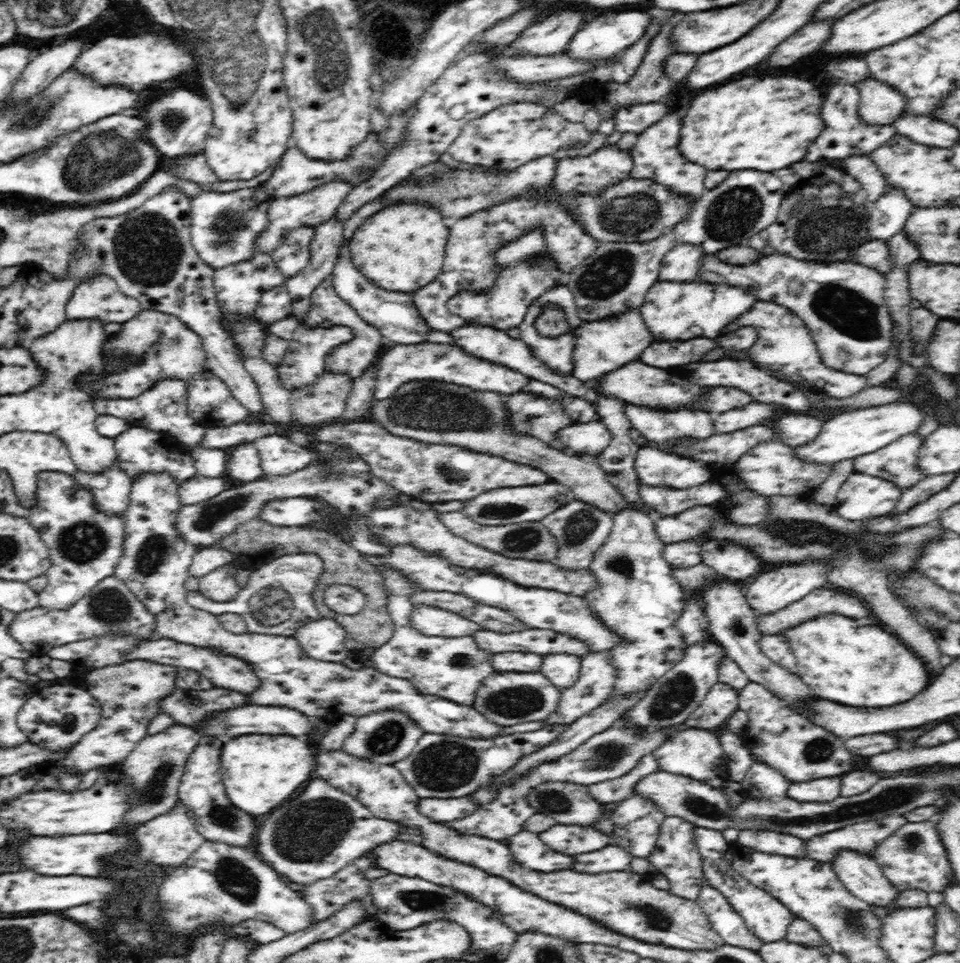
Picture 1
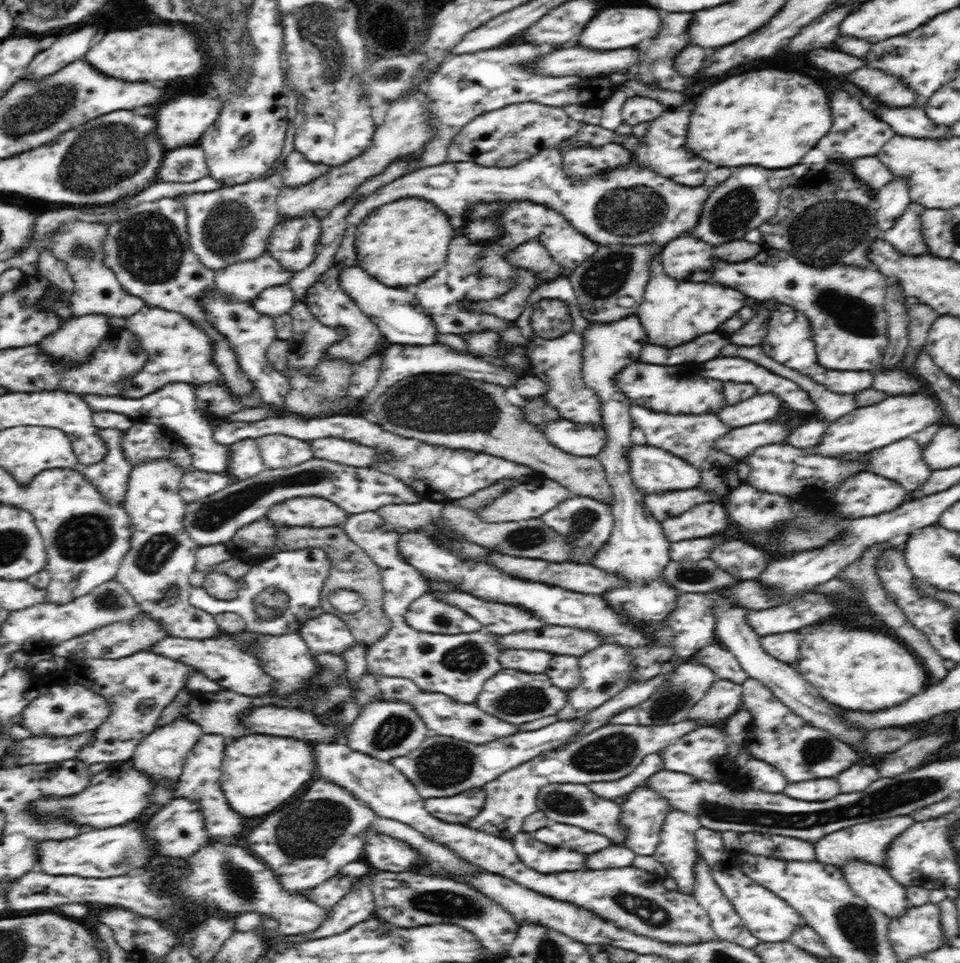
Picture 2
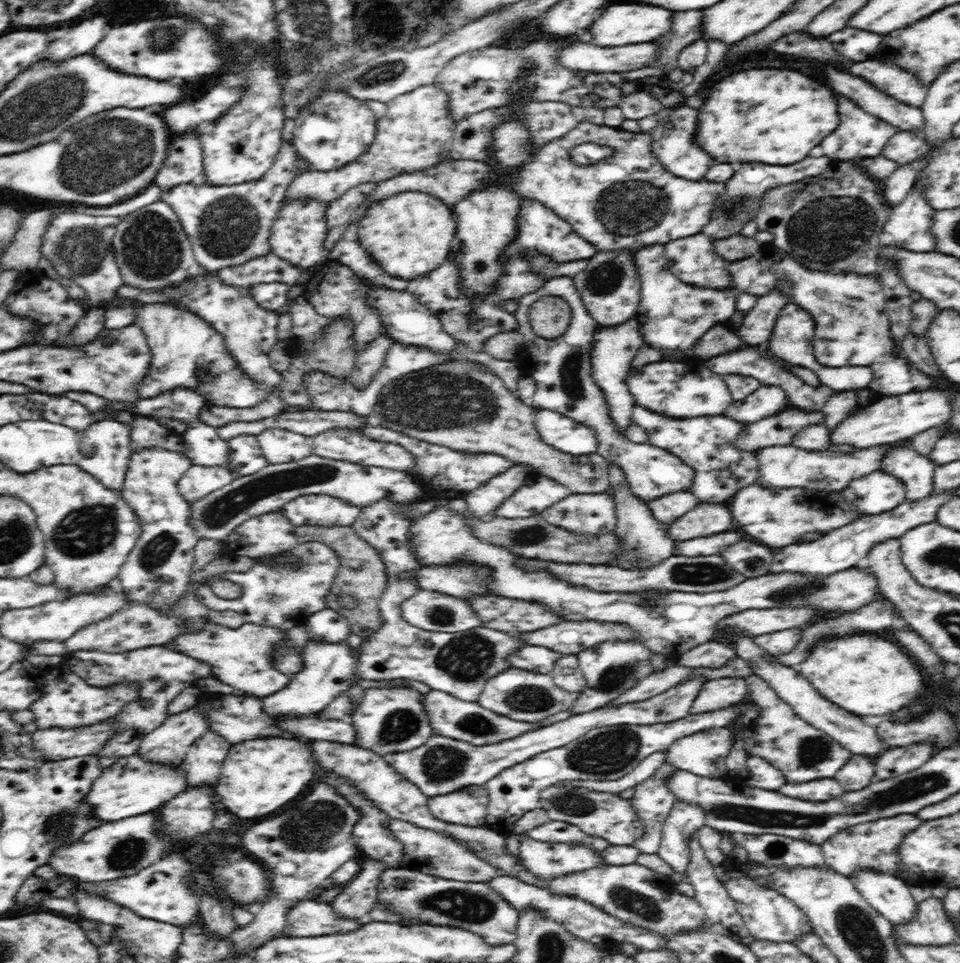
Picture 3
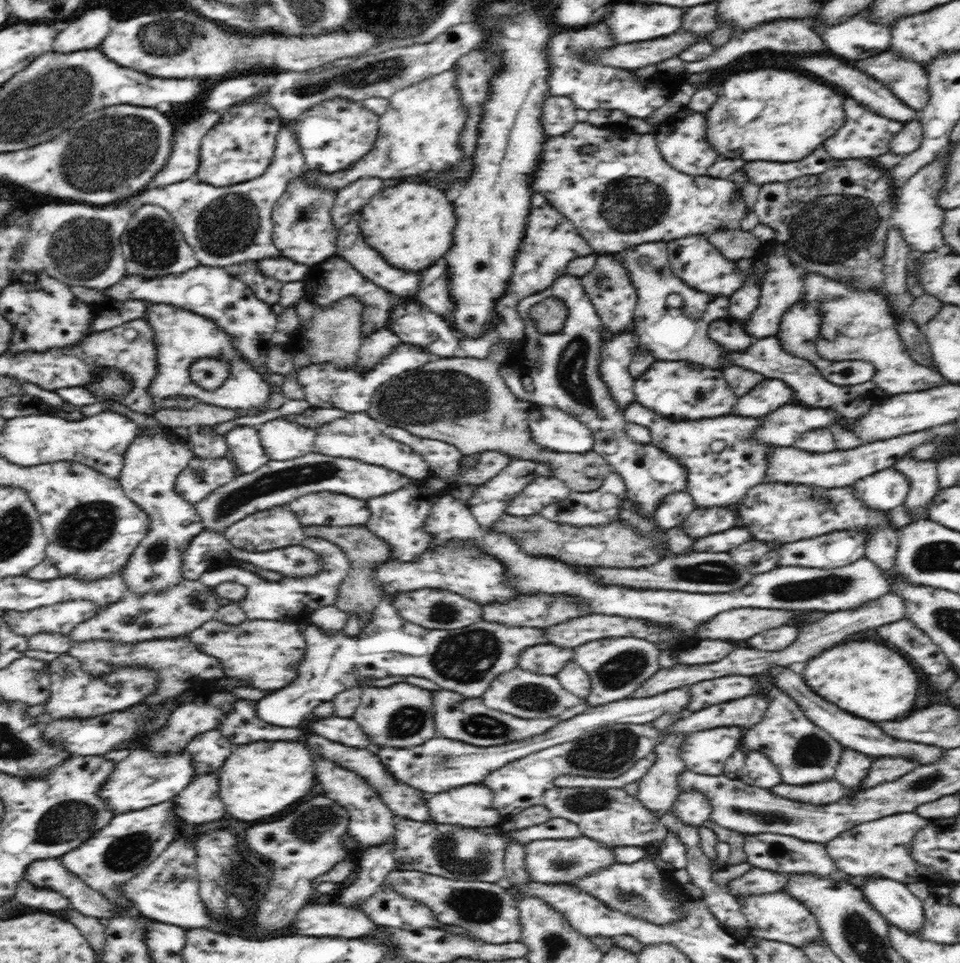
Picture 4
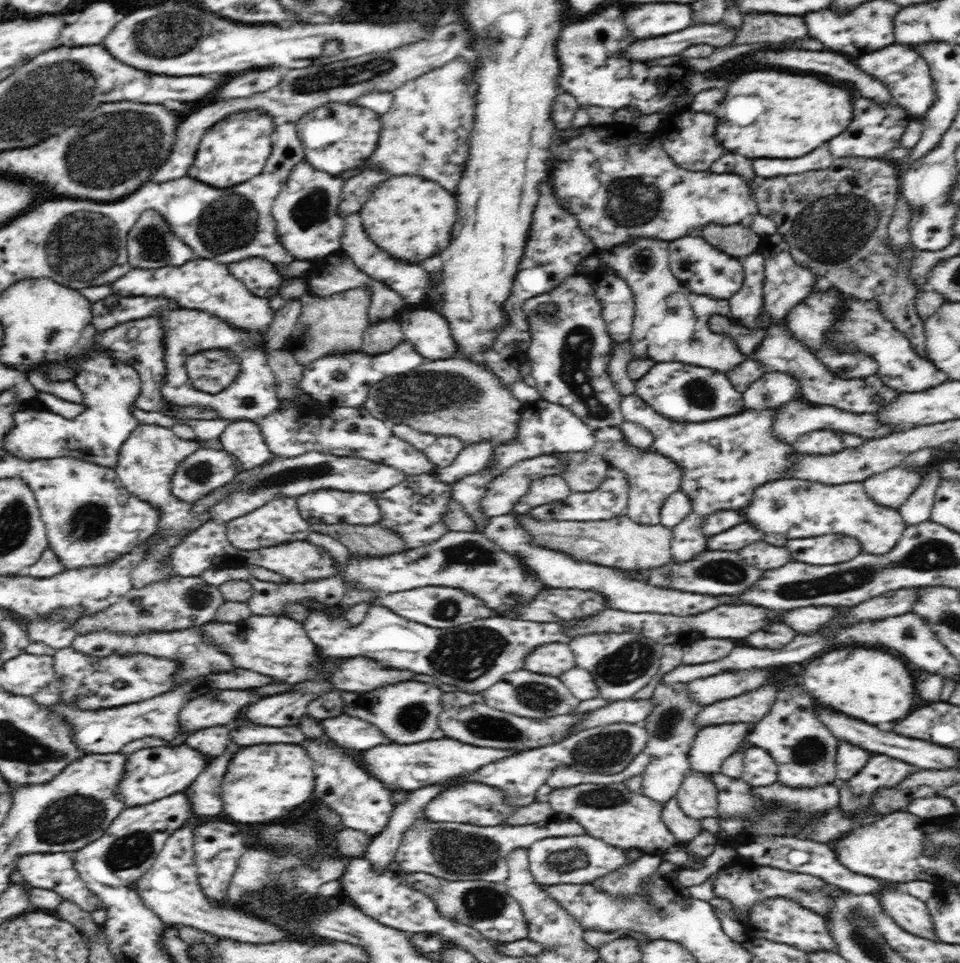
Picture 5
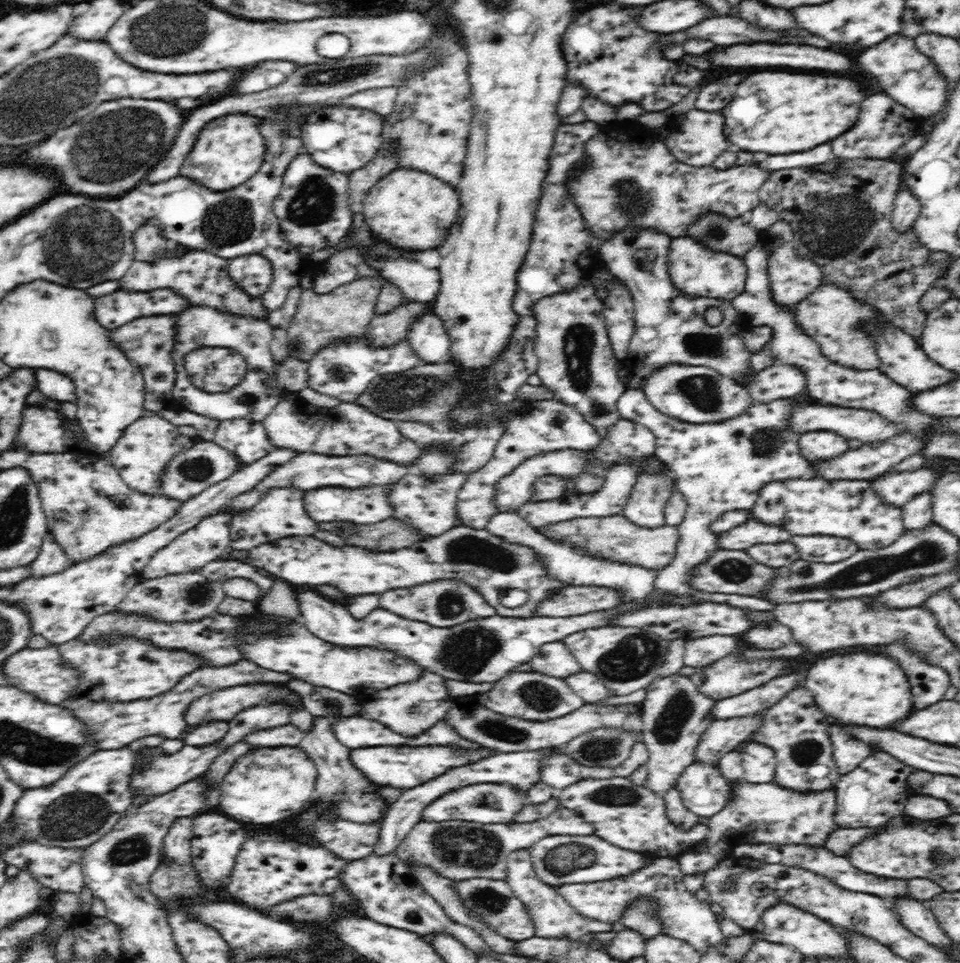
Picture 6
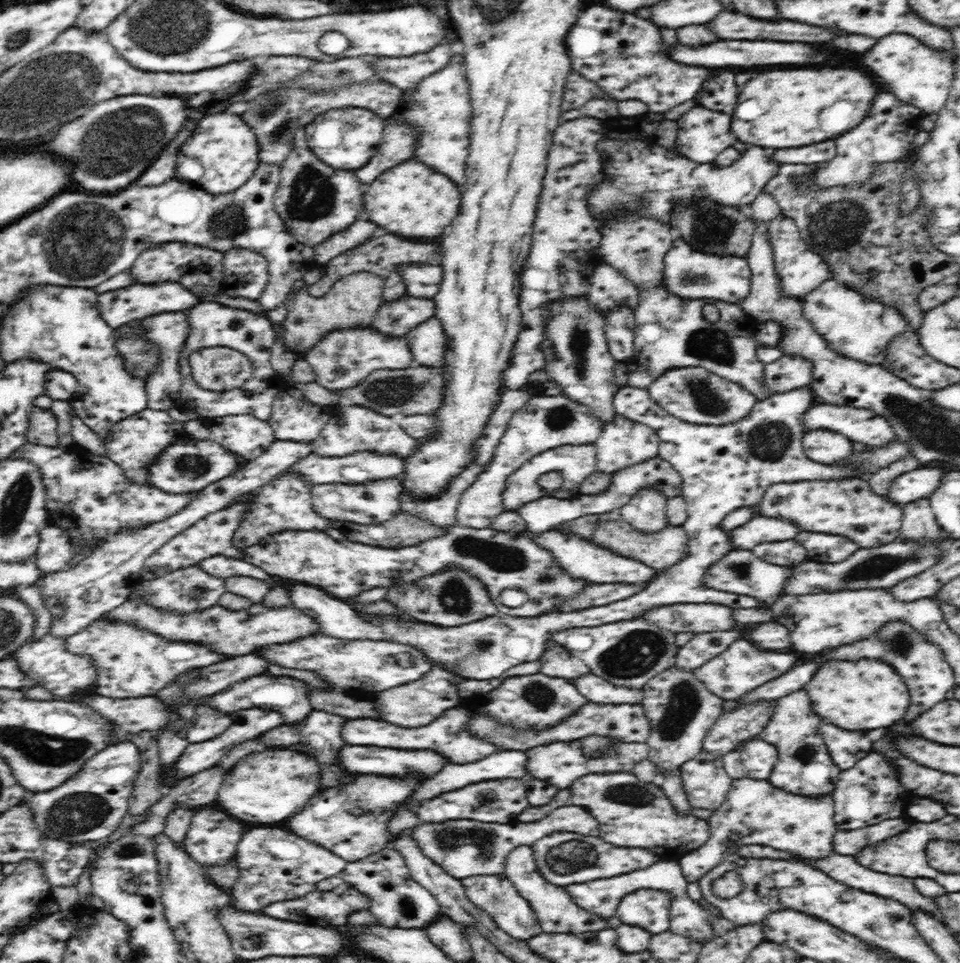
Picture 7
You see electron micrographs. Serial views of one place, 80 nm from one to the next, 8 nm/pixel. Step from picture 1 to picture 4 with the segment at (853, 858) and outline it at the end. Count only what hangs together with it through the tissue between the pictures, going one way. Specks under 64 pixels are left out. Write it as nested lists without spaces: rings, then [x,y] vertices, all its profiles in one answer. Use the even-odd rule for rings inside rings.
[[[864,877],[860,888],[865,899],[889,922],[908,933],[920,931],[924,909],[906,884],[880,877]]]

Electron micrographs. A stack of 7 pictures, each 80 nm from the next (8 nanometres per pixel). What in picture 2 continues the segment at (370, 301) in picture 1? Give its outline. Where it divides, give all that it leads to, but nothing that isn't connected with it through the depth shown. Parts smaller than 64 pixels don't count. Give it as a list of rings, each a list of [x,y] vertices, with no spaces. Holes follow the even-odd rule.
[[[356,265],[340,266],[340,289],[351,295],[360,310],[379,328],[387,344],[426,346],[439,343],[436,335],[440,332],[434,321],[419,306],[418,299],[406,289],[386,286]]]

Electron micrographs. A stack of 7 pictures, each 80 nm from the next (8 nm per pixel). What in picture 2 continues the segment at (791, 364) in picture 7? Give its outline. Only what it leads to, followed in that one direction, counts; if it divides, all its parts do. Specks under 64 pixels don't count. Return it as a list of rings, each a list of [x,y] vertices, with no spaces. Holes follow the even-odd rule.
[[[770,392],[757,393],[738,404],[724,406],[717,416],[730,428],[744,427],[758,422],[771,421],[782,410],[783,402]]]

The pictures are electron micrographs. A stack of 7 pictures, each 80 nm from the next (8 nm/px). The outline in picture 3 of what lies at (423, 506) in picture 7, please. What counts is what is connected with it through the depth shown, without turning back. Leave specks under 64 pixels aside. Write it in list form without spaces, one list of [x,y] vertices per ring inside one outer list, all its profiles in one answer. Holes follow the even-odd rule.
[[[386,499],[380,500],[380,502],[376,502],[376,504],[370,504],[370,506],[365,506],[361,510],[361,515],[358,515],[358,518],[356,518],[356,520],[351,524],[351,527],[359,533],[359,536],[361,536],[361,539],[365,540],[368,543],[370,543],[371,547],[375,548],[379,552],[379,556],[381,556],[381,561],[384,564],[384,571],[385,571],[385,576],[386,576],[386,584],[385,584],[384,592],[382,593],[382,596],[379,598],[379,600],[377,602],[378,610],[380,612],[381,617],[383,618],[383,624],[381,625],[381,628],[375,634],[372,634],[371,636],[369,636],[368,639],[362,640],[362,642],[360,643],[361,648],[358,651],[354,651],[353,646],[348,642],[330,644],[330,643],[324,643],[322,641],[312,641],[312,639],[308,640],[308,642],[306,644],[306,647],[304,648],[304,651],[303,651],[303,654],[302,654],[302,661],[304,661],[304,664],[302,664],[302,670],[300,670],[300,672],[297,672],[297,674],[294,675],[291,678],[290,684],[288,684],[288,686],[286,686],[286,688],[284,688],[284,690],[280,690],[280,692],[276,692],[276,694],[272,694],[272,696],[266,696],[266,698],[264,698],[264,706],[262,706],[262,708],[264,708],[264,712],[266,712],[266,714],[268,714],[268,716],[272,716],[272,718],[290,718],[290,716],[302,716],[302,714],[314,714],[314,712],[318,712],[318,710],[322,710],[322,708],[324,708],[324,706],[326,706],[326,704],[330,704],[330,702],[332,702],[332,700],[334,700],[334,698],[336,698],[336,696],[339,696],[340,694],[344,694],[346,691],[348,691],[348,688],[350,688],[352,682],[357,682],[359,680],[372,680],[372,681],[393,681],[394,679],[414,680],[414,681],[422,682],[422,683],[428,685],[431,690],[438,690],[438,691],[441,691],[441,692],[450,693],[452,696],[456,696],[460,700],[477,702],[479,700],[479,696],[484,691],[486,682],[488,680],[492,679],[494,676],[497,676],[499,674],[499,672],[505,671],[508,667],[510,667],[508,658],[510,657],[510,655],[513,655],[513,654],[510,654],[510,652],[514,652],[514,650],[518,650],[518,648],[522,647],[522,644],[520,644],[520,640],[518,640],[518,638],[520,638],[519,634],[510,634],[510,633],[504,633],[502,631],[496,631],[495,629],[490,629],[486,625],[482,625],[479,628],[474,628],[473,630],[470,630],[470,631],[458,632],[458,633],[431,632],[431,631],[421,630],[420,628],[414,627],[413,625],[410,625],[410,624],[406,623],[406,620],[403,620],[403,618],[401,616],[400,604],[402,604],[402,602],[404,602],[404,600],[410,598],[410,596],[414,596],[414,594],[416,594],[416,592],[418,592],[418,590],[420,589],[420,588],[418,588],[418,585],[416,585],[416,579],[414,579],[414,577],[412,577],[412,575],[410,575],[410,572],[414,572],[414,570],[418,570],[418,568],[420,568],[420,564],[419,564],[419,562],[417,561],[417,558],[416,558],[417,554],[415,554],[415,552],[413,551],[411,546],[409,546],[409,536],[407,535],[408,531],[410,530],[410,525],[414,521],[418,520],[418,518],[410,518],[410,520],[408,520],[407,516],[405,516],[405,510],[412,503],[415,503],[416,501],[420,501],[420,499],[414,500],[414,502],[404,502],[404,504],[401,504],[401,502],[392,502],[391,500],[386,500]]]

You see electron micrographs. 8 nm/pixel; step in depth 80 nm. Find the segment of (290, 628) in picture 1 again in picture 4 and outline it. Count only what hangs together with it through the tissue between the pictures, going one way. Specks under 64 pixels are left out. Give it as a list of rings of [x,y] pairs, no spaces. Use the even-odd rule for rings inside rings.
[[[306,538],[302,542],[304,548],[311,548],[322,559],[323,567],[310,576],[290,577],[283,576],[281,580],[270,581],[262,578],[257,573],[242,569],[239,566],[222,567],[202,574],[199,581],[206,586],[215,587],[223,582],[238,582],[248,588],[246,600],[240,599],[238,602],[227,598],[217,598],[219,606],[238,605],[242,611],[246,612],[249,620],[262,618],[263,620],[284,620],[284,622],[300,623],[309,617],[316,609],[332,606],[340,588],[341,580],[347,576],[350,568],[348,557],[342,549],[335,544],[330,544],[323,538]]]

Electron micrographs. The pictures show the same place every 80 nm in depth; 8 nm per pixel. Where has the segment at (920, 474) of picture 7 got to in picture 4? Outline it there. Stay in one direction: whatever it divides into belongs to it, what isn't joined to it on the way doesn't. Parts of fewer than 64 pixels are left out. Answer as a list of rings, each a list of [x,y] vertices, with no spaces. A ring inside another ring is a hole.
[[[890,468],[857,480],[853,487],[857,497],[868,508],[887,512],[906,502],[909,480],[901,472]]]

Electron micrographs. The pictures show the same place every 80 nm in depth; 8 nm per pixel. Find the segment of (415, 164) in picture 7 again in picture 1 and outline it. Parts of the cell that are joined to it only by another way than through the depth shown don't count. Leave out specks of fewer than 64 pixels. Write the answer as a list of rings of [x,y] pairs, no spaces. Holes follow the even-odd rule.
[[[410,202],[375,212],[355,230],[348,245],[353,264],[368,281],[390,292],[414,292],[442,274],[448,237],[440,211]]]

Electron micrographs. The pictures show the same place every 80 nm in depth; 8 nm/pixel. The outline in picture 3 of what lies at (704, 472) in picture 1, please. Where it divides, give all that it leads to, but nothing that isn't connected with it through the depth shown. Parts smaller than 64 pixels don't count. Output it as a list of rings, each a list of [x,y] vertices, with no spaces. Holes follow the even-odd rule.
[[[562,276],[546,281],[538,290],[524,295],[519,299],[518,308],[514,313],[518,330],[524,336],[523,350],[526,358],[532,362],[532,372],[530,376],[536,381],[536,392],[528,401],[537,409],[547,409],[562,416],[578,421],[580,424],[589,426],[598,439],[596,452],[604,457],[607,462],[614,463],[624,471],[626,482],[630,485],[630,491],[638,499],[645,503],[660,498],[670,493],[684,491],[690,488],[694,471],[686,463],[680,462],[680,458],[672,456],[671,452],[652,446],[650,443],[636,444],[621,434],[617,429],[617,424],[610,419],[610,409],[608,408],[601,388],[594,382],[591,375],[591,348],[593,347],[593,336],[596,335],[600,324],[586,310],[582,302],[581,293],[575,287],[572,278]]]

